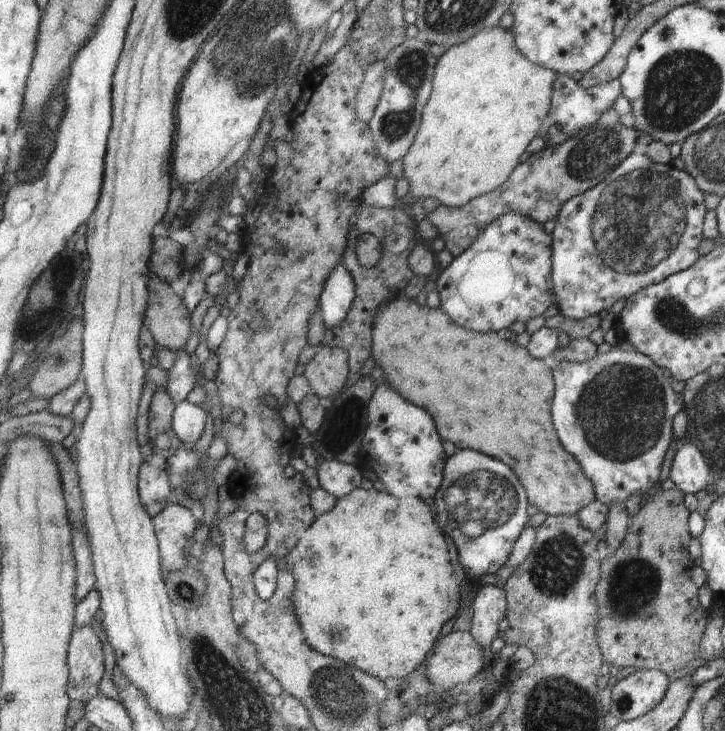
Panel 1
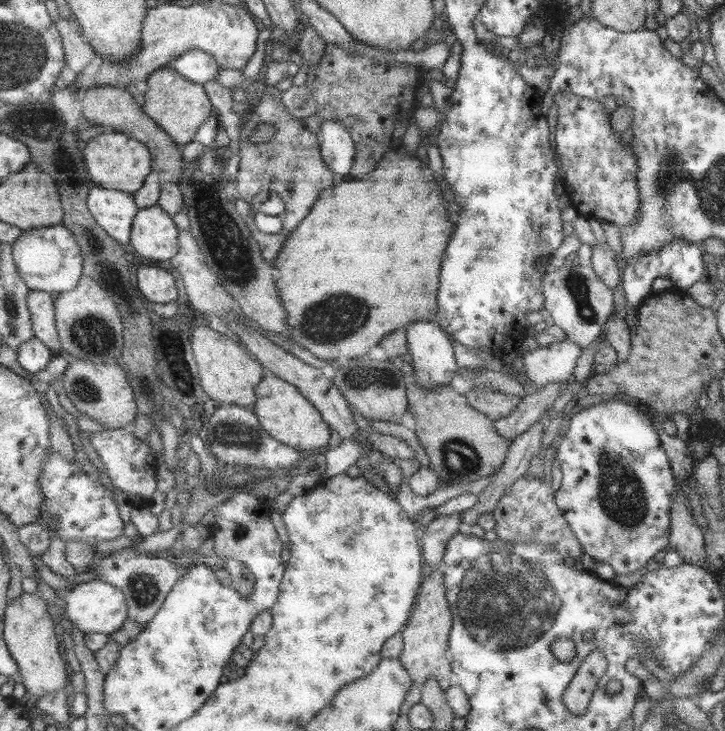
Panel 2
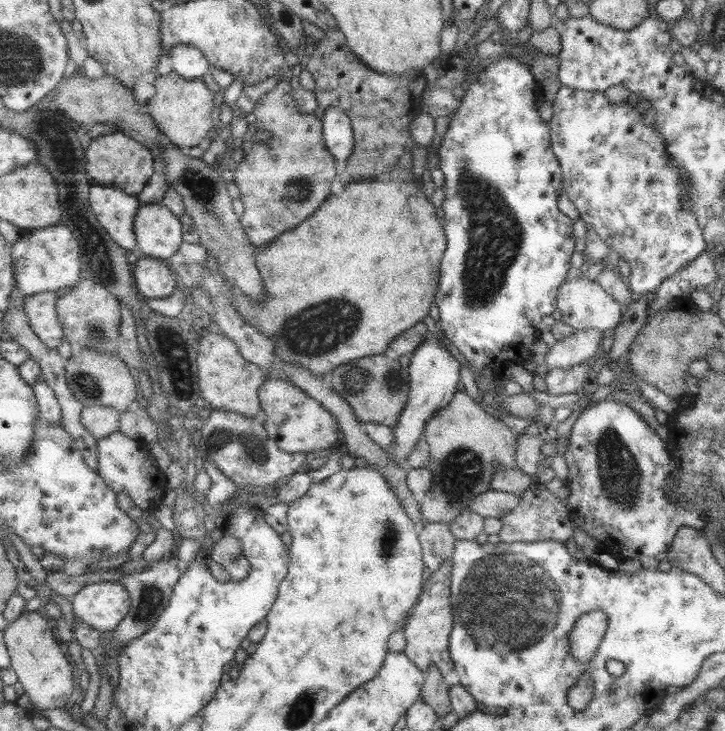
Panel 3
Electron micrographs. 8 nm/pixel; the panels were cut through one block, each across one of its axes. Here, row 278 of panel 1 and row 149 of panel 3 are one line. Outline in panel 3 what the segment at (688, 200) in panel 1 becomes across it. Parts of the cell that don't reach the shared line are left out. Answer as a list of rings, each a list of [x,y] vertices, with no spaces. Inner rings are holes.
[[[561,86],[555,94],[552,108],[551,120],[546,123],[548,142],[559,164],[562,192],[575,207],[578,218],[627,262],[630,268],[627,285],[630,290],[641,295],[655,290],[663,279],[687,266],[706,246],[702,228],[690,211],[690,202],[686,198],[688,183],[671,165],[653,124],[643,124],[643,114],[636,110],[632,99],[623,104],[611,104],[603,92]]]

